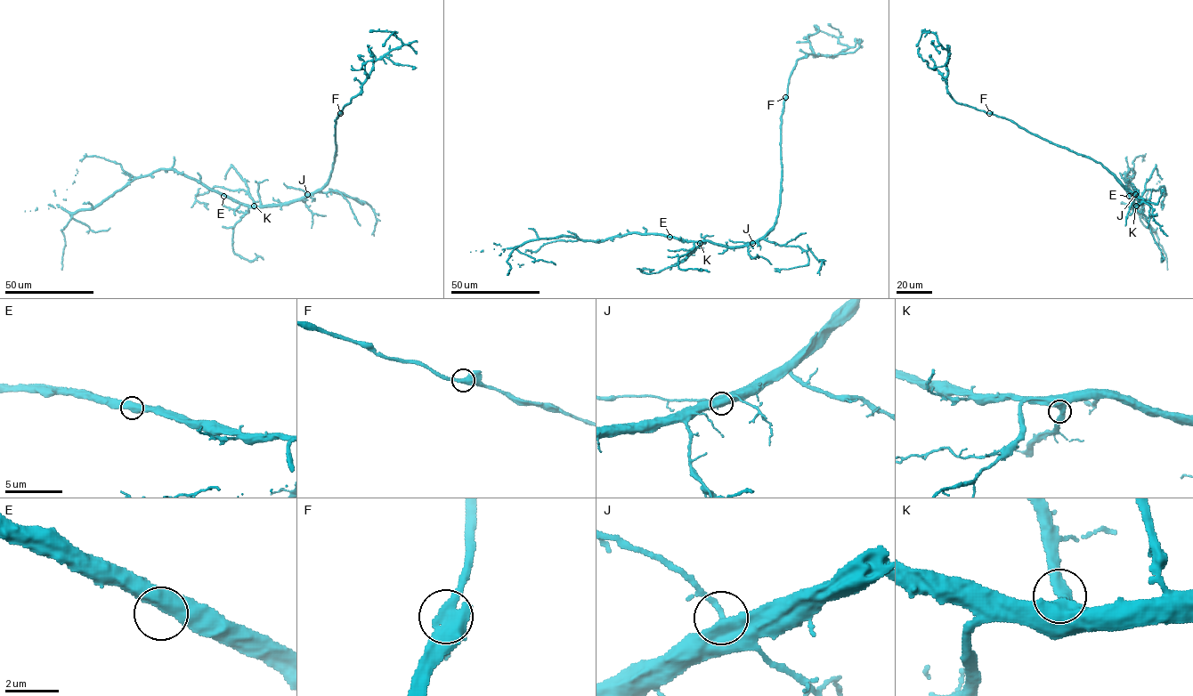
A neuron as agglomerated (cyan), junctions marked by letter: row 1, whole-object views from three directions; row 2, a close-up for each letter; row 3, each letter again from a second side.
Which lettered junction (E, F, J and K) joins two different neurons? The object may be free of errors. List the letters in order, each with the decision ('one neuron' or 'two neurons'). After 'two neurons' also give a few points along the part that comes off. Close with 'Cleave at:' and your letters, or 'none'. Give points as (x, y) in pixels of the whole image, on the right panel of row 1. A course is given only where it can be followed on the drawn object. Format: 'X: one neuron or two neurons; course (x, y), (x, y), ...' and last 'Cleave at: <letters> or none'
E: one neuron
F: two neurons; course (989, 113), (957, 103), (951, 97), (947, 90), (949, 52), (935, 34), (924, 32), (916, 45)
J: one neuron
K: one neuron
Cleave at: F

